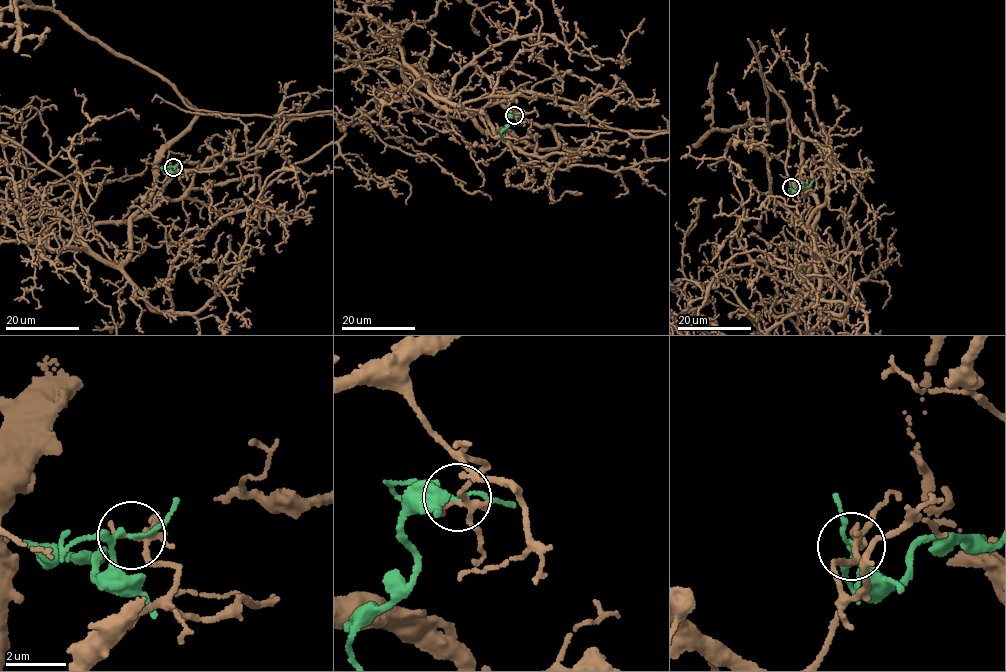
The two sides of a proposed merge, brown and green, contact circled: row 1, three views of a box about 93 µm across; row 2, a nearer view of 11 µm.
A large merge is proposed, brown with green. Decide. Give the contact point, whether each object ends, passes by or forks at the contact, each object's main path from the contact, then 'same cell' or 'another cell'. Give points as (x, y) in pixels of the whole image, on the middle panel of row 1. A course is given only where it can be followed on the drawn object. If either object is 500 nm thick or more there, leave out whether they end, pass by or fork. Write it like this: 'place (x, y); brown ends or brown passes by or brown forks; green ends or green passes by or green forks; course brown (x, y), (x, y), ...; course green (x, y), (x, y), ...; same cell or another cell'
place (514, 115); brown forks; green forks; course brown (514, 116), (501, 101), (442, 109), (415, 88), (412, 71); course green (514, 115), (507, 118), (508, 125), (501, 134), (506, 141); another cell

